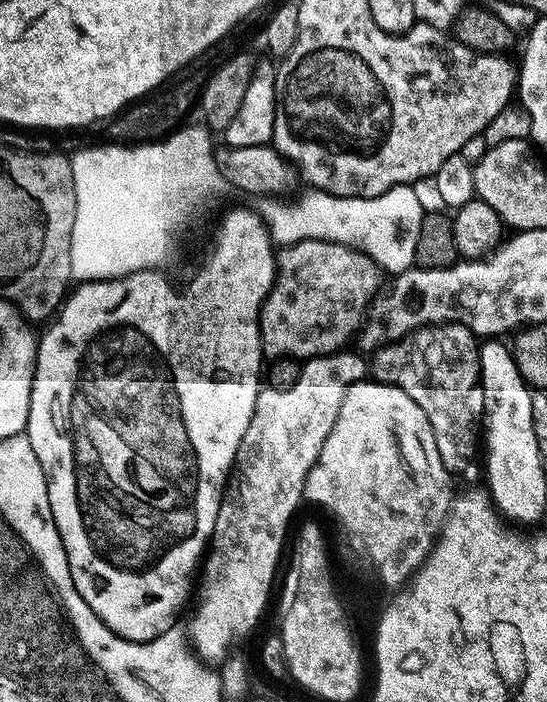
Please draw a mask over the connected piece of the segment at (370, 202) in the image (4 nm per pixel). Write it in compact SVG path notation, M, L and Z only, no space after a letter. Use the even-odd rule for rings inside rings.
M395 184L386 194L374 198L357 196L332 196L329 192L304 190L297 200L264 198L260 201L258 215L268 228L273 245L294 245L300 240L329 240L365 252L387 273L410 271L416 264L418 230L422 230L422 218L426 207L420 201L415 187Z

